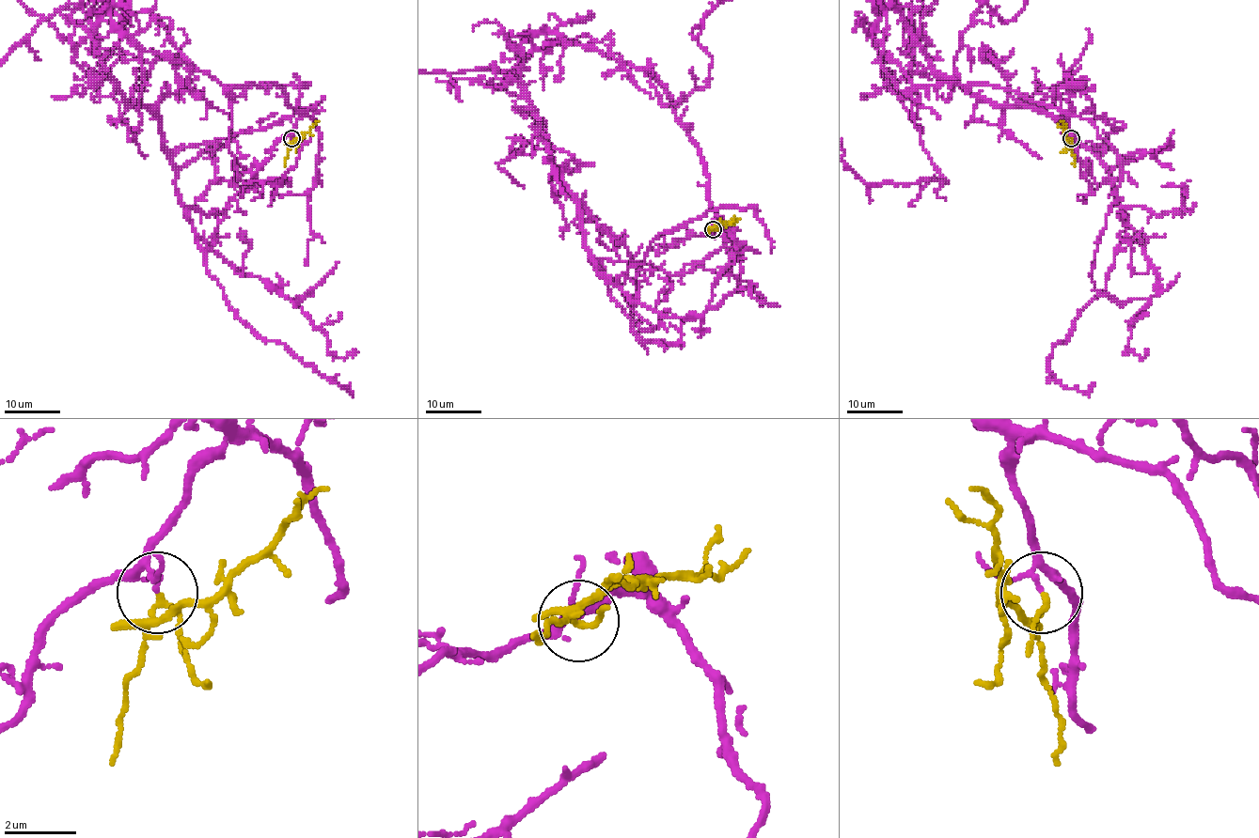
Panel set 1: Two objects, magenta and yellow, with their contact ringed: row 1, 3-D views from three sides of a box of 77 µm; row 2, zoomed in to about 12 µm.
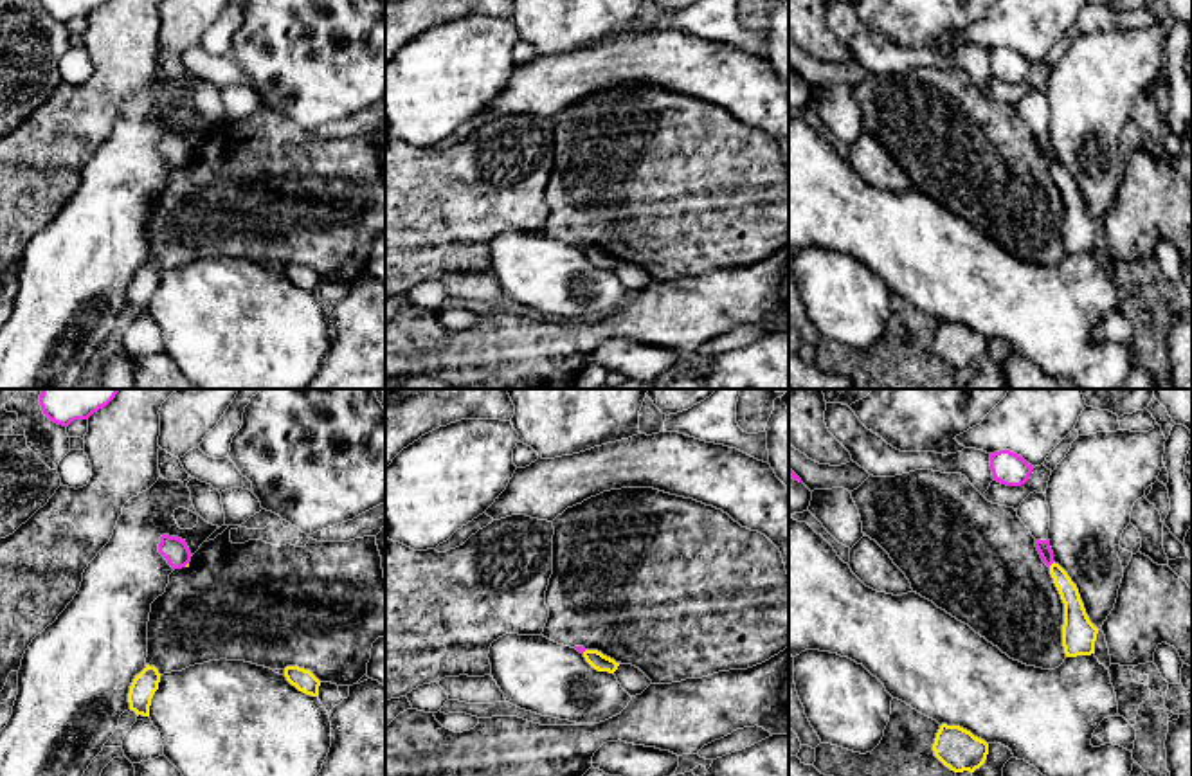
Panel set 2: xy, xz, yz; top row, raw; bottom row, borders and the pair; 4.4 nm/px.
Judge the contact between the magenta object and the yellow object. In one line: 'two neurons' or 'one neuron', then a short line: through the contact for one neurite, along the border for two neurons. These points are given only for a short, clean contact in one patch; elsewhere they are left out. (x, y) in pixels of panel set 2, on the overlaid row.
two neurons; line yz (1054, 562), (1048, 566)

